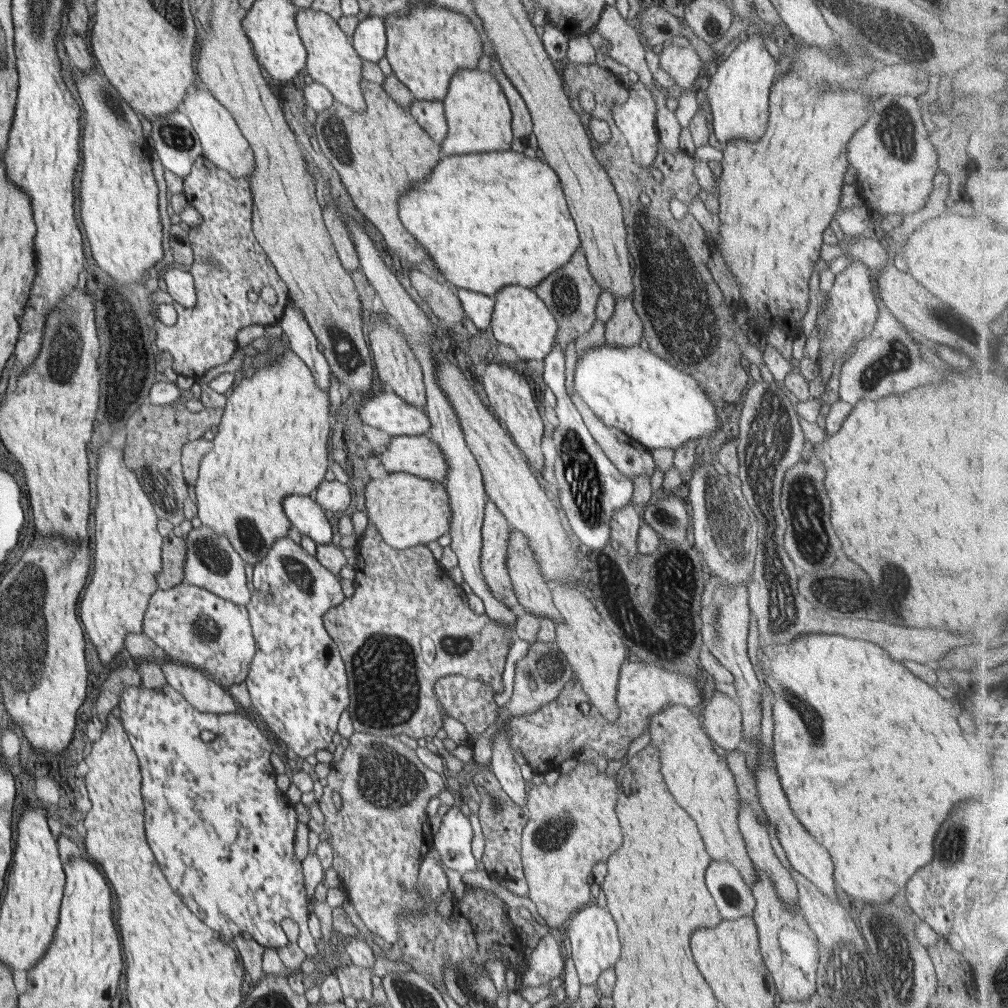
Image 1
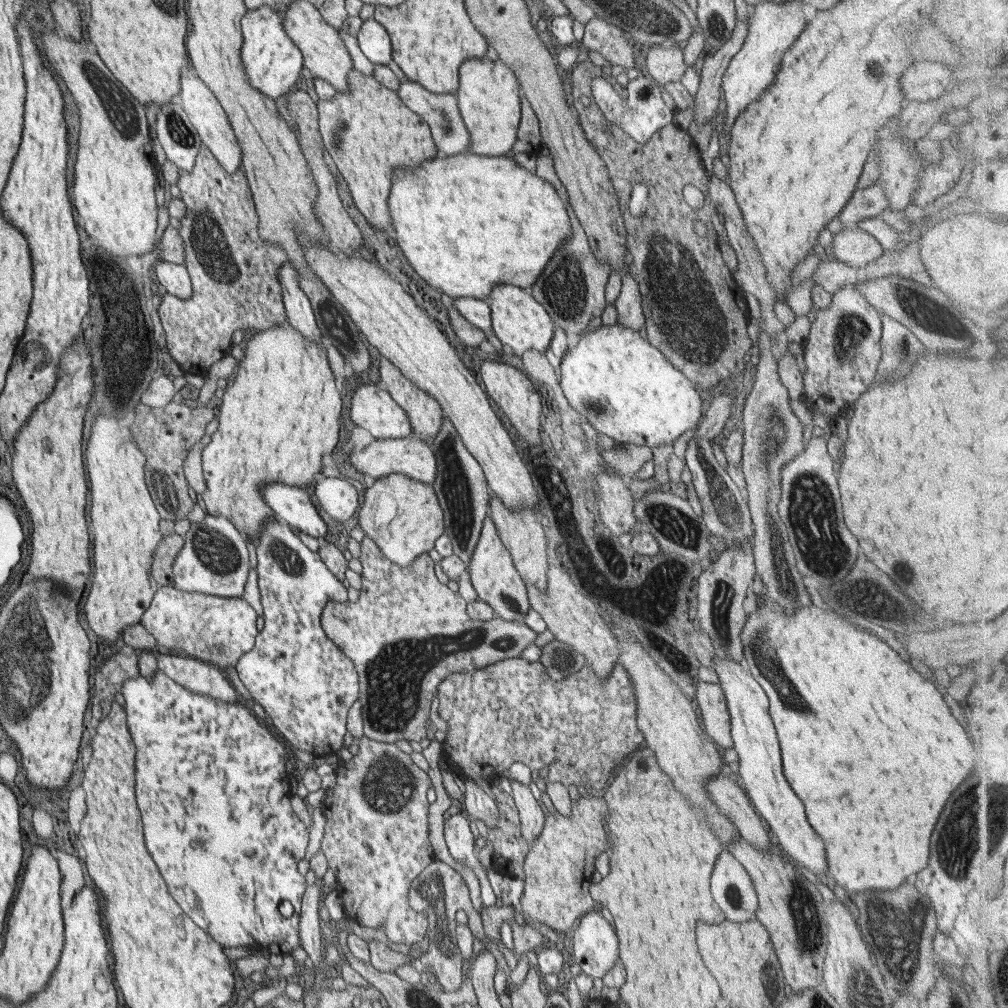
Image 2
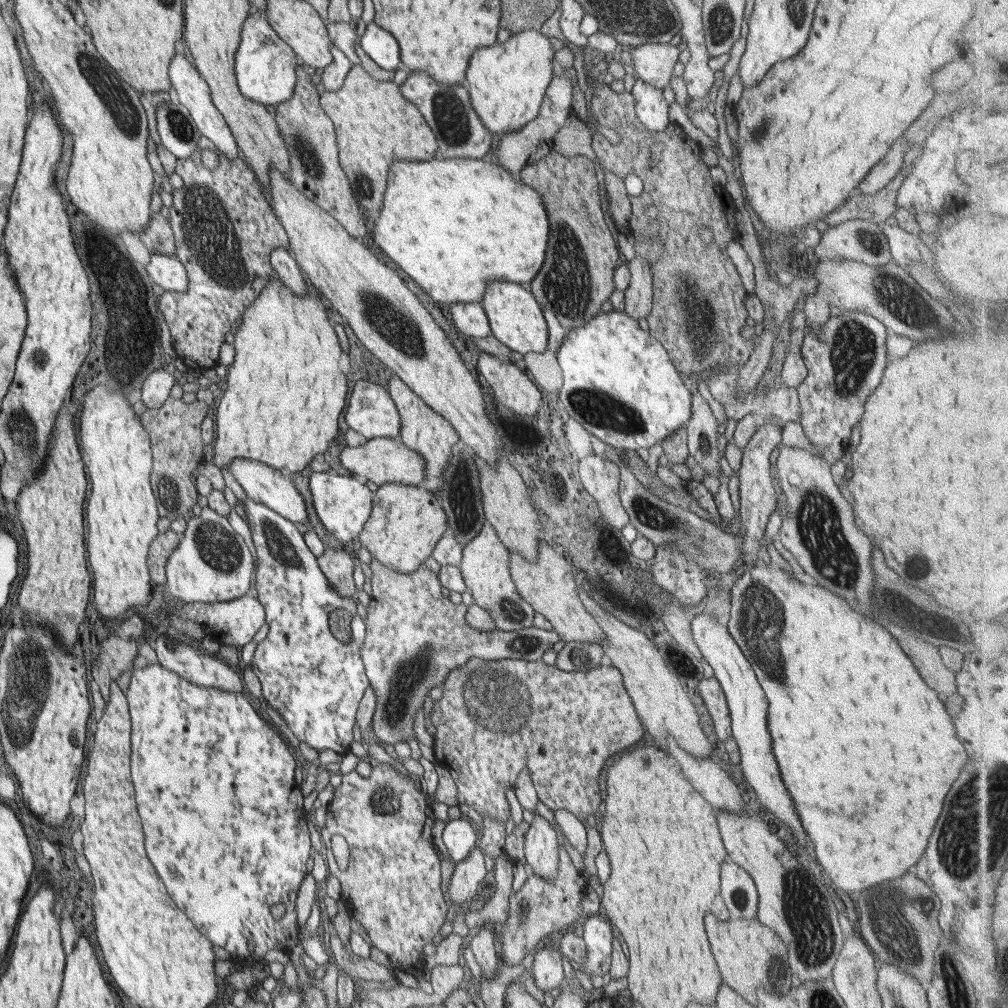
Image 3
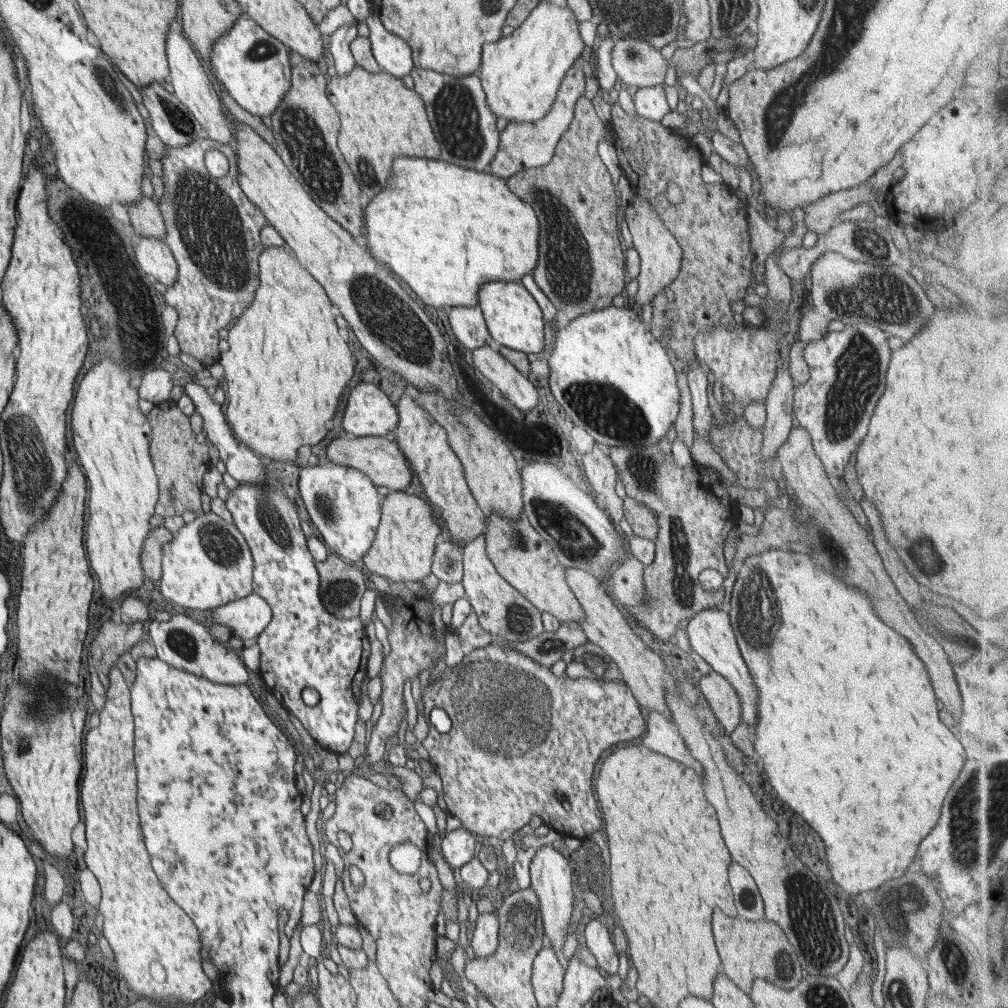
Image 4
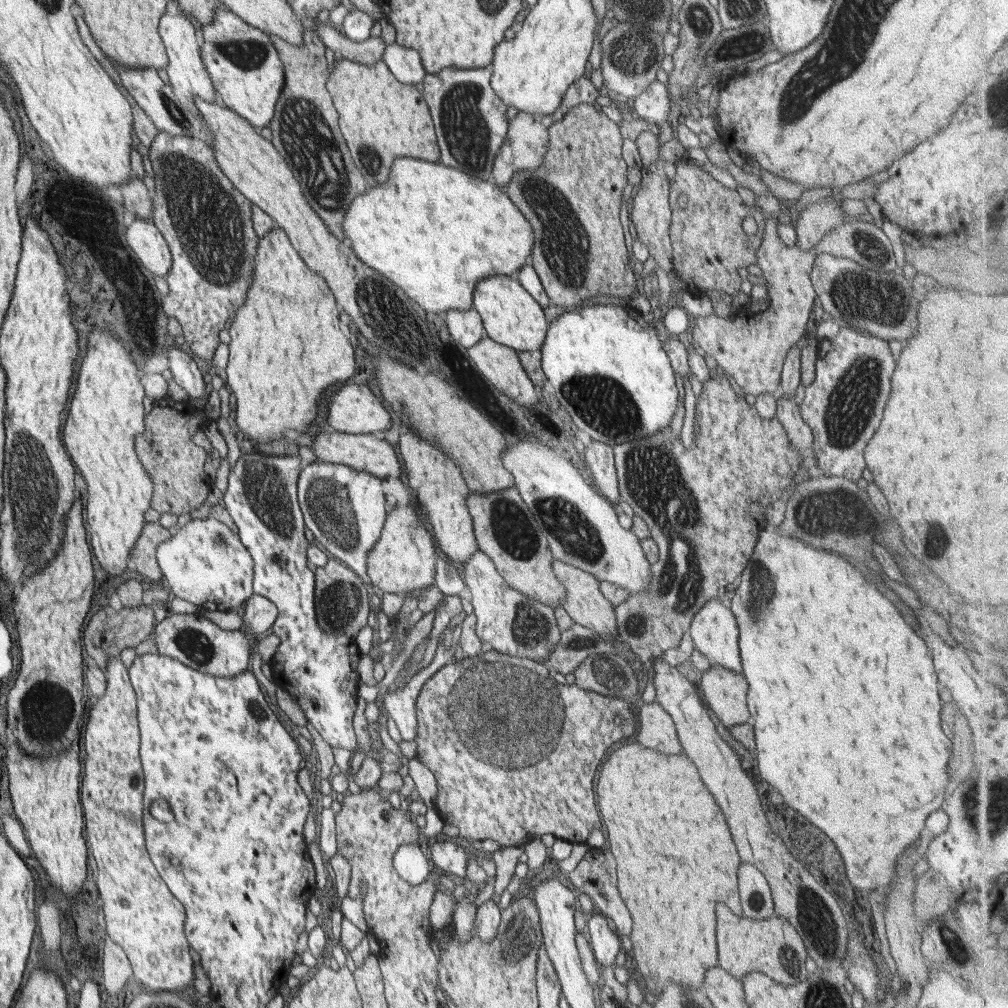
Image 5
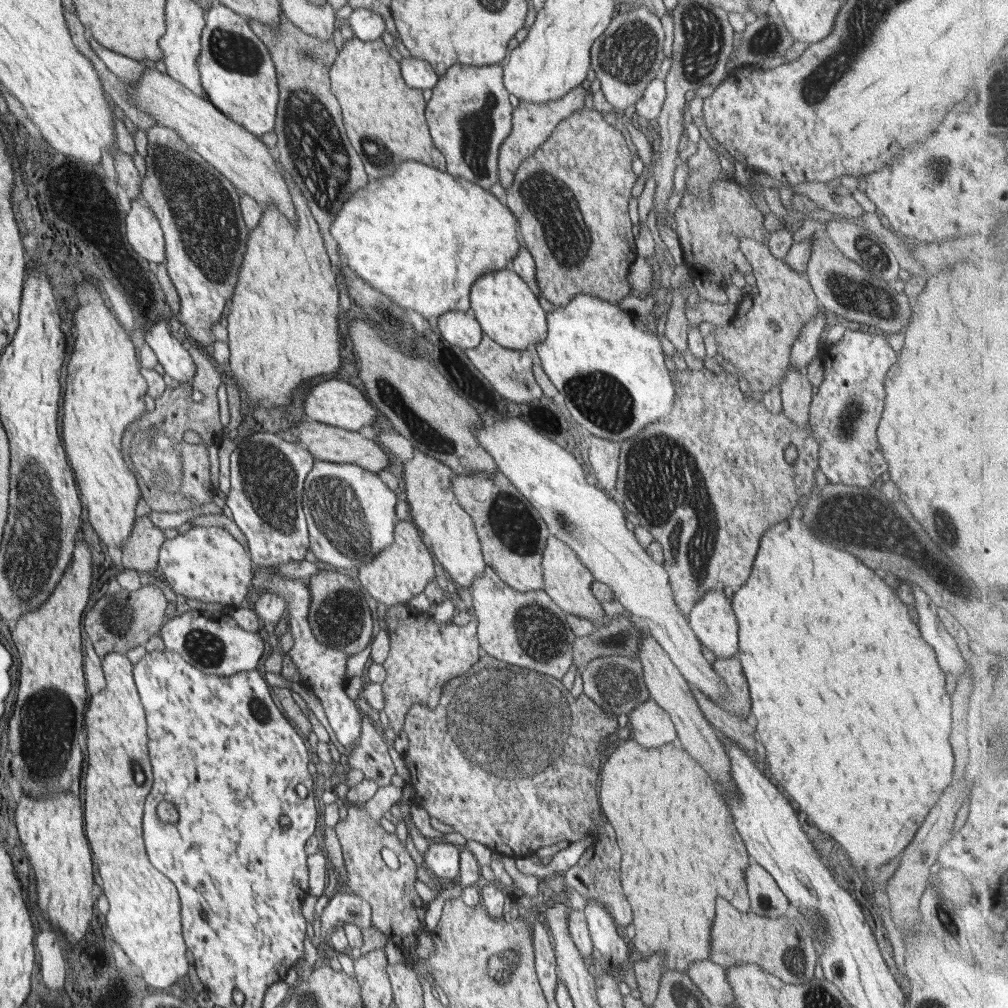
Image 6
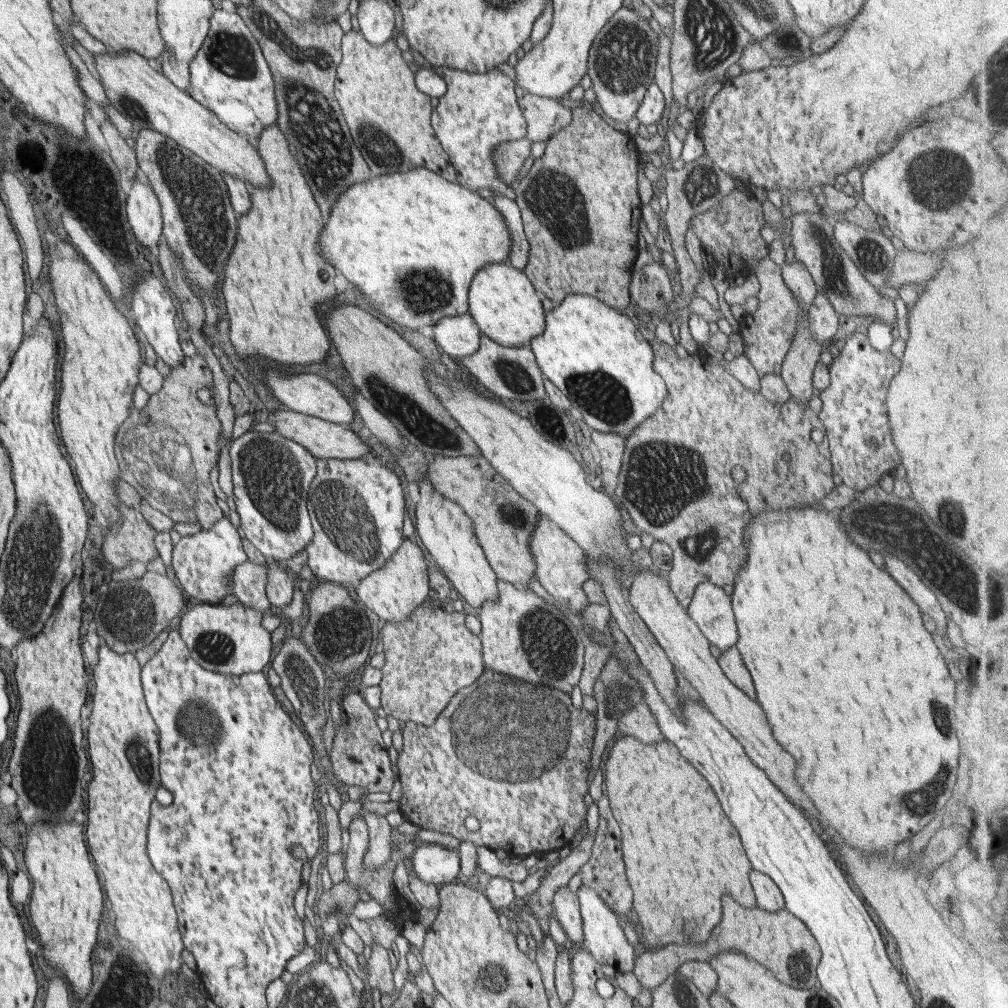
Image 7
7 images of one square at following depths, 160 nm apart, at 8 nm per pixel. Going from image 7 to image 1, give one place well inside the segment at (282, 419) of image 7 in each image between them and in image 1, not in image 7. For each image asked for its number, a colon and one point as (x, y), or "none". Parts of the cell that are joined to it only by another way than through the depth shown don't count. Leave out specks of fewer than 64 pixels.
1: (417, 455)
2: (410, 456)
3: (384, 461)
4: (382, 460)
5: (366, 453)
6: (326, 443)

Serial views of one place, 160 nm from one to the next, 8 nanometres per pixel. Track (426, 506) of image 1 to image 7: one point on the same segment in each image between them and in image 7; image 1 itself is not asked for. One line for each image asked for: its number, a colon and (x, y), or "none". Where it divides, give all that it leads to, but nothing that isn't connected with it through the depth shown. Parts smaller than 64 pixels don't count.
2: (403, 516)
3: (406, 522)
4: (403, 548)
5: (404, 559)
6: (403, 570)
7: (393, 592)

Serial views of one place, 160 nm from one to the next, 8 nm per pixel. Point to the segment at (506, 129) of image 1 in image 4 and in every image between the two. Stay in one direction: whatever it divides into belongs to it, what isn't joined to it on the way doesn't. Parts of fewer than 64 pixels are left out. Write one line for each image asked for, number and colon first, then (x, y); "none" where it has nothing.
2: (489, 96)
3: (507, 82)
4: (521, 74)

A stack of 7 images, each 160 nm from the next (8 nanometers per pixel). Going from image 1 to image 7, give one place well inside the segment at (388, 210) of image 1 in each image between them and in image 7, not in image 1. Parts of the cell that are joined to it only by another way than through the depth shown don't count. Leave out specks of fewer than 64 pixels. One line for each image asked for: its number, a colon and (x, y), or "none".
2: (369, 131)
3: (375, 124)
4: (382, 119)
5: (381, 118)
6: (385, 119)
7: (390, 119)

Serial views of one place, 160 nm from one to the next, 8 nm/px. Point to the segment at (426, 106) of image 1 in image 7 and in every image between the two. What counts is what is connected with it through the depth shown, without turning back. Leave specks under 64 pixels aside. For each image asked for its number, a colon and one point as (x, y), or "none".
2: (441, 111)
3: (459, 132)
4: (464, 125)
5: (470, 120)
6: (469, 115)
7: (478, 112)

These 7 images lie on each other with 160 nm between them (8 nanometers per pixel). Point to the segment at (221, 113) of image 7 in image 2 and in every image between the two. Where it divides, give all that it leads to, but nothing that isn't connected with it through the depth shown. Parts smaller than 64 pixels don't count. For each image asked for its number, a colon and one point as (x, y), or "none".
2: (272, 62)
3: (265, 66)
4: (253, 66)
5: (245, 68)
6: (236, 69)

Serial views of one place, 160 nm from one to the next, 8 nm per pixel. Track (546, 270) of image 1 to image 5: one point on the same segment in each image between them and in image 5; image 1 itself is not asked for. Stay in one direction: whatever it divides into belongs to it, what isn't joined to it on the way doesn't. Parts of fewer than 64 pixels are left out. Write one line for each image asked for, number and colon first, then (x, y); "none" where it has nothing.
2: (466, 223)
3: (453, 225)
4: (446, 230)
5: (436, 232)

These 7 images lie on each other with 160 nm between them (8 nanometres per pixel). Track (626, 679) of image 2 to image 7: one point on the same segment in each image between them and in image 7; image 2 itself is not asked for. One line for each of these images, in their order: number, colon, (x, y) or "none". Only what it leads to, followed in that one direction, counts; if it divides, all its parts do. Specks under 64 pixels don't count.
3: (496, 717)
4: (559, 726)
5: (532, 773)
6: (516, 795)
7: (514, 754)

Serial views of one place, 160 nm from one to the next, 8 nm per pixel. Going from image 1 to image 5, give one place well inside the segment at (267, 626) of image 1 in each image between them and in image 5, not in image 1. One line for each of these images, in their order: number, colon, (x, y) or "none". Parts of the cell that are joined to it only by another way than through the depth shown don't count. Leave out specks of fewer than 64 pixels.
2: (299, 677)
3: (315, 681)
4: (304, 646)
5: (310, 664)

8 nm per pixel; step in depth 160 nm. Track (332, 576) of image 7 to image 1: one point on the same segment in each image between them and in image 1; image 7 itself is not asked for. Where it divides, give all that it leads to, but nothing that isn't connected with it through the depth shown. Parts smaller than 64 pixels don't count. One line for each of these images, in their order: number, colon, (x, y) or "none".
1: (333, 497)
2: (337, 497)
3: (343, 503)
4: (342, 502)
5: (345, 508)
6: (351, 513)

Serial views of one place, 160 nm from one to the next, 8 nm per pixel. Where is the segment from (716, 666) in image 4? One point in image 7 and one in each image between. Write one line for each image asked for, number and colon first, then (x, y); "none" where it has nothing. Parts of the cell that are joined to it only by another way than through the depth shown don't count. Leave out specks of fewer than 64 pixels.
5: (714, 630)
6: (712, 619)
7: (710, 607)

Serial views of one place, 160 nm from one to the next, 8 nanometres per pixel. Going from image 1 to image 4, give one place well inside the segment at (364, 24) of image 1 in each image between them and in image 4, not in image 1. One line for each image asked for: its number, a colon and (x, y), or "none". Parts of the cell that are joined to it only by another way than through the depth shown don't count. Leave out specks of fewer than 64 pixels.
2: (374, 42)
3: (379, 45)
4: (393, 54)

